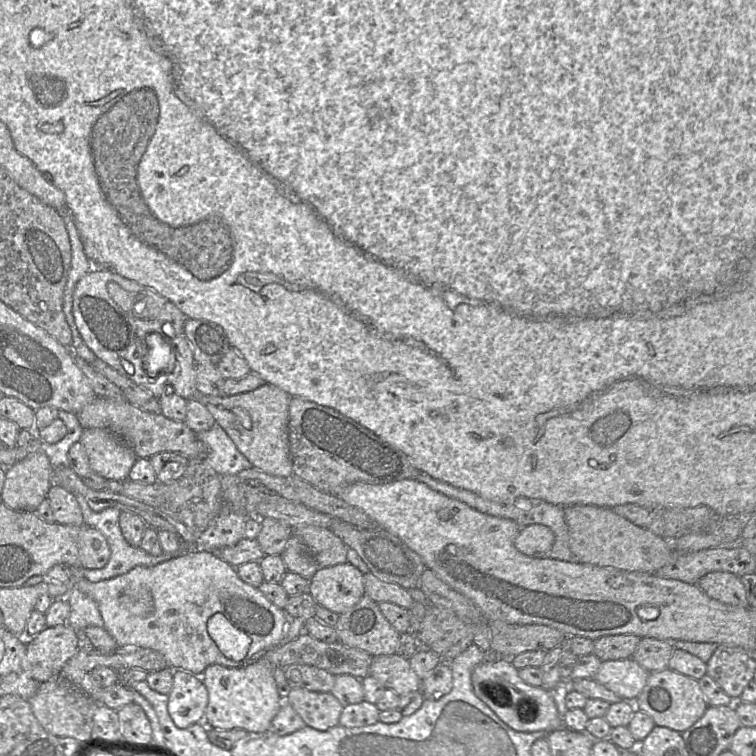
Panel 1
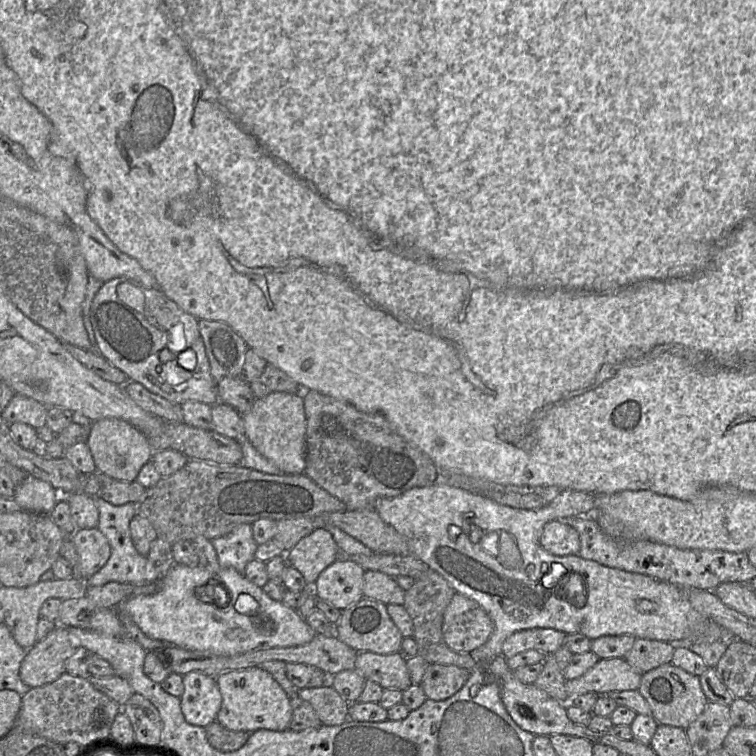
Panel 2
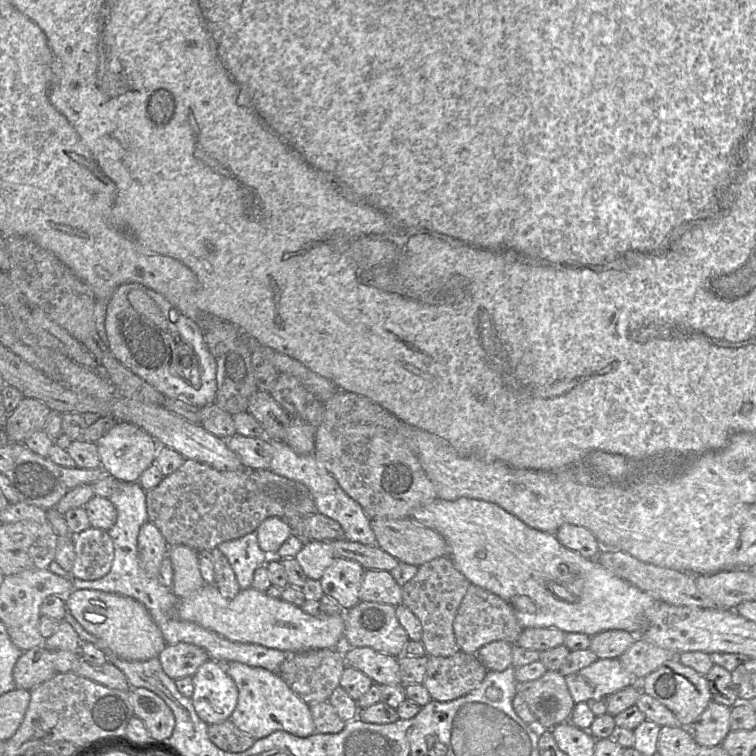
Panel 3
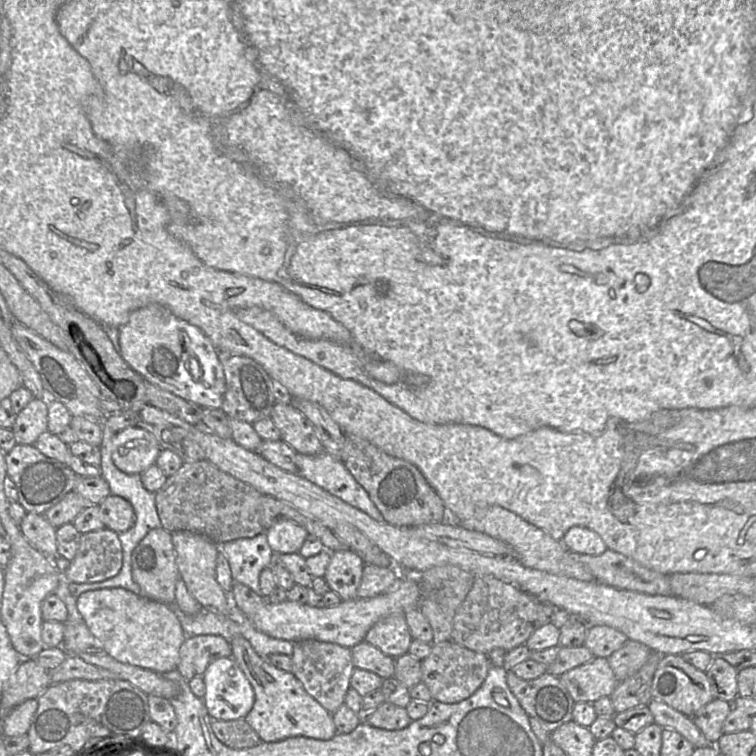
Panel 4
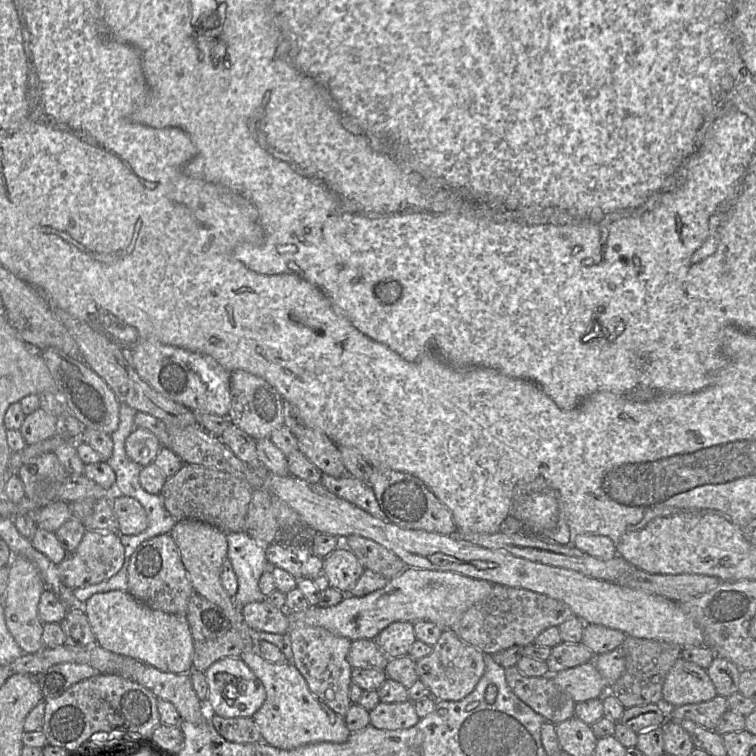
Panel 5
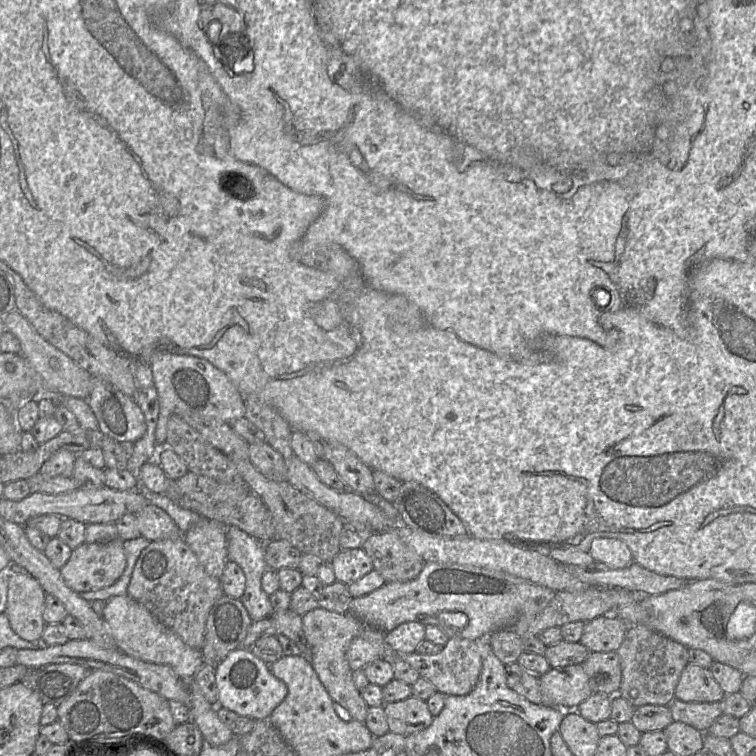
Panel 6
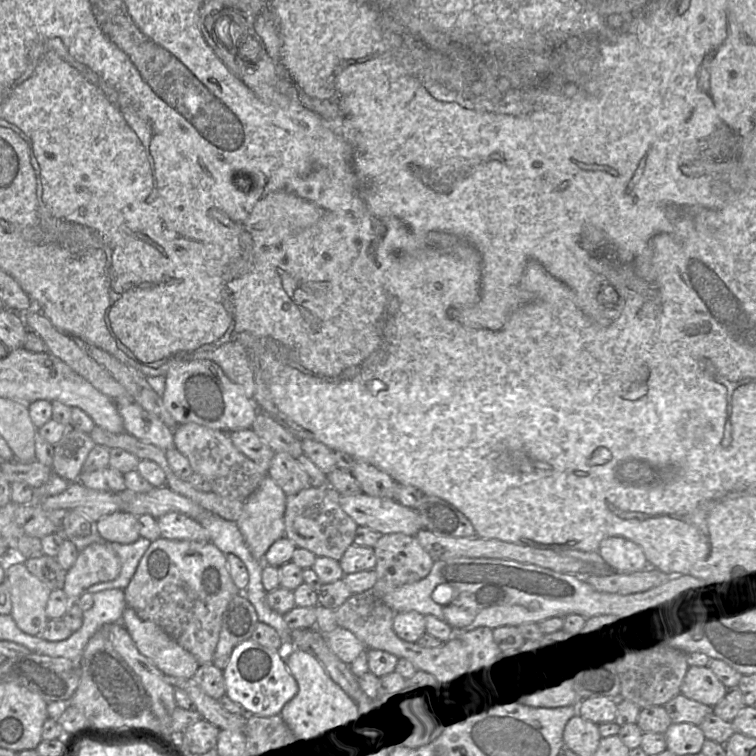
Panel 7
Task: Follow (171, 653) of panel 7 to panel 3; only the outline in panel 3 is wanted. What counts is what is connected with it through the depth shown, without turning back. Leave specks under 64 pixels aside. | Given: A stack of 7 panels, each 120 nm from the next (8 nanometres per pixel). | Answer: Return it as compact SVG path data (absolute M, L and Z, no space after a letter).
M74 589L64 597L66 607L79 624L102 640L113 654L124 660L146 661L156 658L167 646L161 629L148 609L134 598L86 589Z

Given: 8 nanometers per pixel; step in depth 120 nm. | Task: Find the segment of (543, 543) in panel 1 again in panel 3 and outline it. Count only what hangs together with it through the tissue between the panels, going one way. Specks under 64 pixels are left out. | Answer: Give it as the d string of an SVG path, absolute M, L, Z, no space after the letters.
M563 524L556 531L555 537L561 545L584 558L596 559L602 550L594 535L582 526Z

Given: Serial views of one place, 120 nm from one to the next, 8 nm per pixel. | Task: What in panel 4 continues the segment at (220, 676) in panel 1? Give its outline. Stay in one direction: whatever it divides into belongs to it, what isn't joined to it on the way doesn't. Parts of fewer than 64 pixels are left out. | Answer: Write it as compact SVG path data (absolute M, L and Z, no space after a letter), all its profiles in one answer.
M243 636L235 637L230 644L232 657L244 672L255 693L253 708L244 720L262 742L278 742L296 736L330 740L337 734L332 714L305 691L302 683L292 672L283 671L268 663Z

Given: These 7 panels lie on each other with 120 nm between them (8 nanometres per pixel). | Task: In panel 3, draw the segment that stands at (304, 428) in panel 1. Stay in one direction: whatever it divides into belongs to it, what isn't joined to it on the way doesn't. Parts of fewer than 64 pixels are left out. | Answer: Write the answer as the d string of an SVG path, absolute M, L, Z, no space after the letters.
M342 390L322 403L324 418L315 428L313 455L337 480L348 496L363 508L368 517L391 520L410 519L416 509L438 498L433 483L400 434L402 422L393 414L364 396Z

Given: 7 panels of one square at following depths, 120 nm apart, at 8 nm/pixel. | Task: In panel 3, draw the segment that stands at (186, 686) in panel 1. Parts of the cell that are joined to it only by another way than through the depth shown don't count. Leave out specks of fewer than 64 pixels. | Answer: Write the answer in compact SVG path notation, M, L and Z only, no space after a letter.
M207 660L192 676L194 691L191 701L196 713L208 725L230 719L238 701L238 688L225 666Z

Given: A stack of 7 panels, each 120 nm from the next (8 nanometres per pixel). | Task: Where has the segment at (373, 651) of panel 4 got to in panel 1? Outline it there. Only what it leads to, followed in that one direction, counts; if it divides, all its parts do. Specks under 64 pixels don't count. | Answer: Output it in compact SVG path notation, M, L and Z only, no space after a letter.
M397 653L373 656L369 675L400 697L421 690L422 686L422 679L412 669L409 660L397 655Z

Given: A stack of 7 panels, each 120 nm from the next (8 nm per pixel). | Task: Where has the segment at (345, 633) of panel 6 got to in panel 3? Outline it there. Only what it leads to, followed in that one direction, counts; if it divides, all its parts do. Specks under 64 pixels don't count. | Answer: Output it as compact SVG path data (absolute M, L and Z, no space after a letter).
M343 649L298 652L291 658L297 668L295 681L288 684L291 690L307 704L327 702L347 666Z

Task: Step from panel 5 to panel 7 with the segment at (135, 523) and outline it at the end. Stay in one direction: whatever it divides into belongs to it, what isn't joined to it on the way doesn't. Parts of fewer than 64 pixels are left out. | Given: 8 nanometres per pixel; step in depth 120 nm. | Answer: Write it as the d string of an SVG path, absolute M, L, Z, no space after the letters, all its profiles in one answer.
M169 512L156 519L160 538L177 541L209 542L207 530L195 519L182 513Z

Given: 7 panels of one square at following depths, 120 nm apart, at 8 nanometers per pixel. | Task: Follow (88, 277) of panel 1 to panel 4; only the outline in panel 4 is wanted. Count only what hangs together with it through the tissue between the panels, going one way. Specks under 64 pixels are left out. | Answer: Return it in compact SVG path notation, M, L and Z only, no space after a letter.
M152 303L133 311L129 321L118 331L119 353L146 381L202 408L221 408L225 393L225 375L220 362L220 353L200 328L178 318L167 307Z

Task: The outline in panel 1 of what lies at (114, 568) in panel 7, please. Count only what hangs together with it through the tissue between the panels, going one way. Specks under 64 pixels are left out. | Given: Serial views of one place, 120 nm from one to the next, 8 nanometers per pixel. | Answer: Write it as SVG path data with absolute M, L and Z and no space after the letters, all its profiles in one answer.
M82 526L79 533L80 565L86 569L101 569L108 563L111 550L105 536L97 529Z

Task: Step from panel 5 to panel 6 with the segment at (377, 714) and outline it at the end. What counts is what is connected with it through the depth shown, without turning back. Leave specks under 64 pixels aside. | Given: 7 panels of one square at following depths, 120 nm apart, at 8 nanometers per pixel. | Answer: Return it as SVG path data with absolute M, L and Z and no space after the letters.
M414 696L383 705L389 732L408 736L428 728L434 716L427 702Z

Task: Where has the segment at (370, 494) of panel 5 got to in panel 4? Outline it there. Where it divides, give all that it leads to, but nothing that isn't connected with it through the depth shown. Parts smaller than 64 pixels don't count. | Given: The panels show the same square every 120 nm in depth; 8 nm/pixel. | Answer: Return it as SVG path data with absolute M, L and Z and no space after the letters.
M325 451L312 456L297 453L296 465L297 475L368 514L377 522L385 522L366 490L341 461Z

